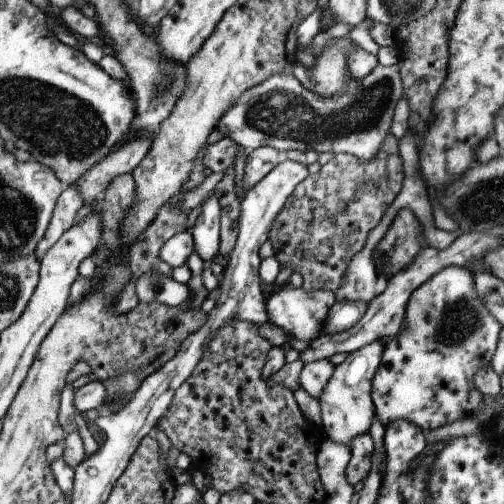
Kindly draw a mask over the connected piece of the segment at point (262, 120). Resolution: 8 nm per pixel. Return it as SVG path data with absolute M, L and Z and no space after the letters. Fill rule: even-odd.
M378 64L362 79L360 88L354 94L348 92L330 98L316 96L304 88L293 74L286 74L283 70L242 92L240 98L224 112L224 116L220 116L220 122L214 130L231 138L246 153L268 146L284 152L313 149L318 154L352 154L360 164L366 164L376 158L388 132L391 132L394 107L402 94L398 64L389 67Z

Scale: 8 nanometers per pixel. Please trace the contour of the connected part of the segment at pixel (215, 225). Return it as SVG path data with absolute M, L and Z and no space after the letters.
M211 195L190 231L194 240L196 254L207 264L211 264L220 255L220 204L218 198Z

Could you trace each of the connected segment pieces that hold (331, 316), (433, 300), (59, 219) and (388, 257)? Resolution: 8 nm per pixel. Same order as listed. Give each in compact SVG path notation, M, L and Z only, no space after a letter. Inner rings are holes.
M338 302L330 308L324 326L322 326L323 334L336 334L344 332L358 324L358 320L364 316L368 310L370 302Z
M448 266L434 274L410 296L402 329L388 339L382 362L372 379L371 398L378 420L384 426L394 420L408 420L426 434L470 416L469 393L475 388L474 376L480 368L491 366L500 330L502 324L488 312L486 304L478 296L473 276L467 267Z
M70 185L63 189L56 203L54 214L46 227L46 232L36 245L35 252L38 260L41 261L46 251L60 240L68 228L72 228L74 218L82 206L82 196L80 196L80 192L76 192L76 186Z
M408 208L398 210L392 224L376 244L372 254L377 274L381 276L382 273L386 279L389 279L393 274L402 272L425 247L424 241L424 228L420 220L412 214L412 210ZM377 254L381 256L381 263L375 261Z

